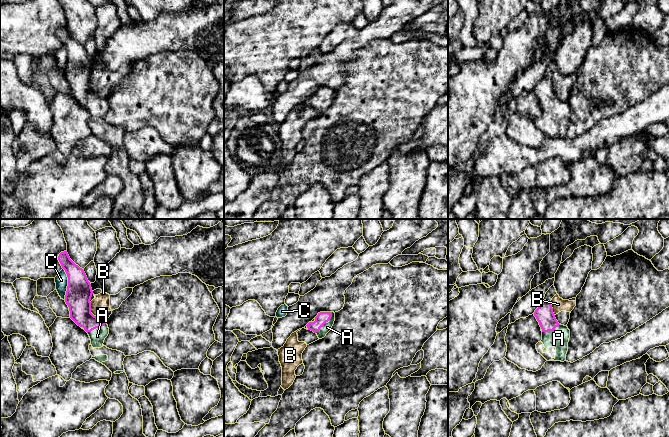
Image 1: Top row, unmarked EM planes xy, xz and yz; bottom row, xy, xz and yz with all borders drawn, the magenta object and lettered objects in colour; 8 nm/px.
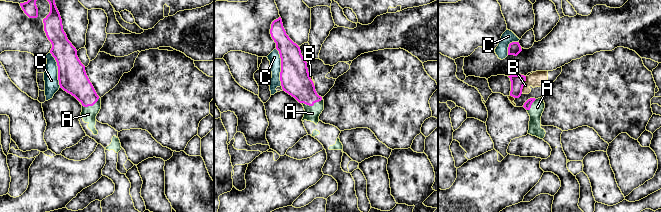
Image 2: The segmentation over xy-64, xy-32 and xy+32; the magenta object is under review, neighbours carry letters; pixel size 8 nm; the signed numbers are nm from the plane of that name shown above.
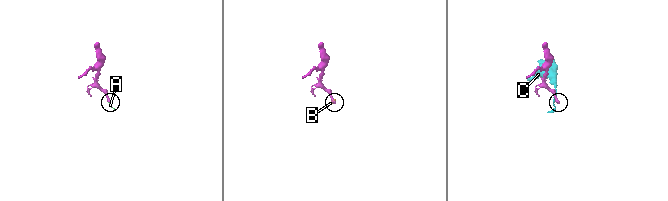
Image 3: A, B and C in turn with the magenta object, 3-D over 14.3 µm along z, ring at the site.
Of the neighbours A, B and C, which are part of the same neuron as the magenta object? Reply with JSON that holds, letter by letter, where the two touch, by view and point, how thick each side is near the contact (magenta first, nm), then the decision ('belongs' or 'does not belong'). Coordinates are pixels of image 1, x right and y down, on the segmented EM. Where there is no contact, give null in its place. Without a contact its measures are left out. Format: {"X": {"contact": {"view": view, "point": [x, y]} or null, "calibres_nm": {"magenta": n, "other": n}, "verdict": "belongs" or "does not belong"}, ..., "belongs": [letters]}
{"A": {"contact": {"view": "xz", "point": [325, 322]}, "calibres_nm": {"magenta": 90, "other": 70}, "verdict": "belongs"}, "B": {"contact": {"view": "xy", "point": [90, 310]}, "calibres_nm": {"magenta": 200, "other": 130}, "verdict": "does not belong"}, "C": {"contact": {"view": "xy", "point": [68, 284]}, "calibres_nm": {"magenta": 200, "other": 110}, "verdict": "does not belong"}, "belongs": ["A"]}

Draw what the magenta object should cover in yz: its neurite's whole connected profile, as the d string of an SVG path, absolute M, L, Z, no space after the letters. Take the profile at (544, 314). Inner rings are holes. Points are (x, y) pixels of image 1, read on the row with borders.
M543 300L534 312L542 331L542 340L536 349L547 361L566 361L570 330L555 318L552 305Z

